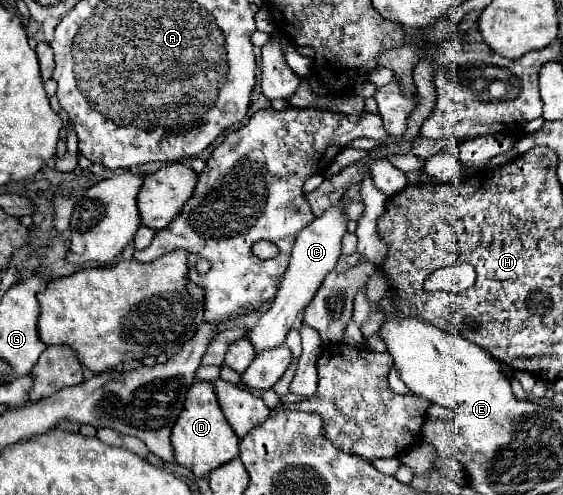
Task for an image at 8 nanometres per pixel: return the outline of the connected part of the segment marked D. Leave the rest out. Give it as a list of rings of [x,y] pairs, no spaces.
[[[196,379],[186,393],[184,409],[172,429],[172,445],[174,445],[176,463],[192,469],[194,475],[208,477],[212,469],[238,457],[238,443],[240,439],[234,435],[232,427],[222,415],[222,409],[218,407],[214,385],[208,381]]]

